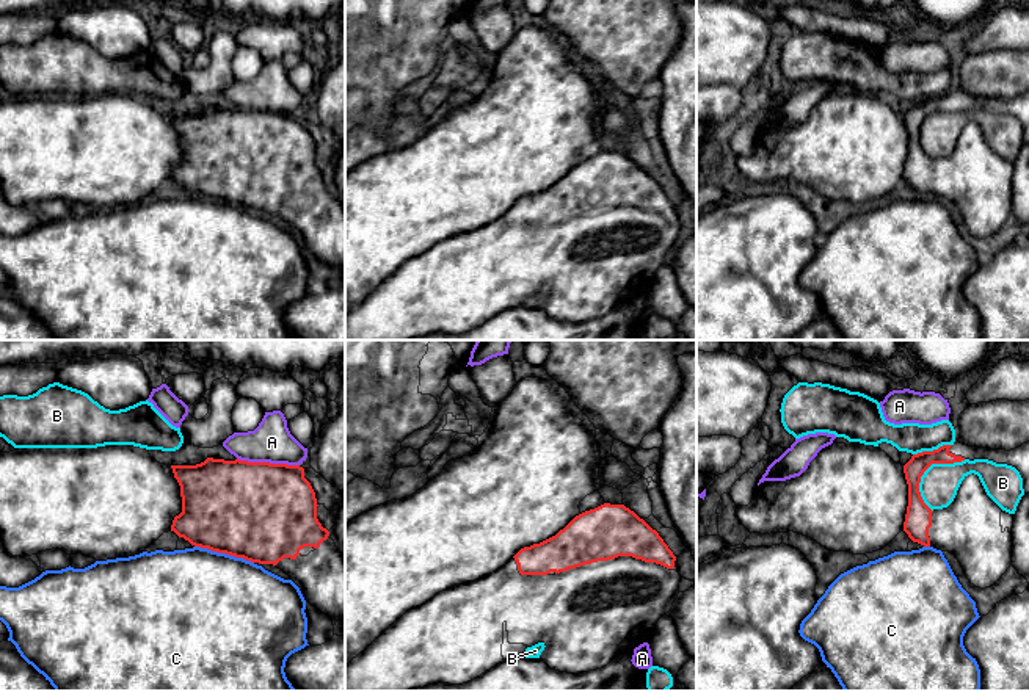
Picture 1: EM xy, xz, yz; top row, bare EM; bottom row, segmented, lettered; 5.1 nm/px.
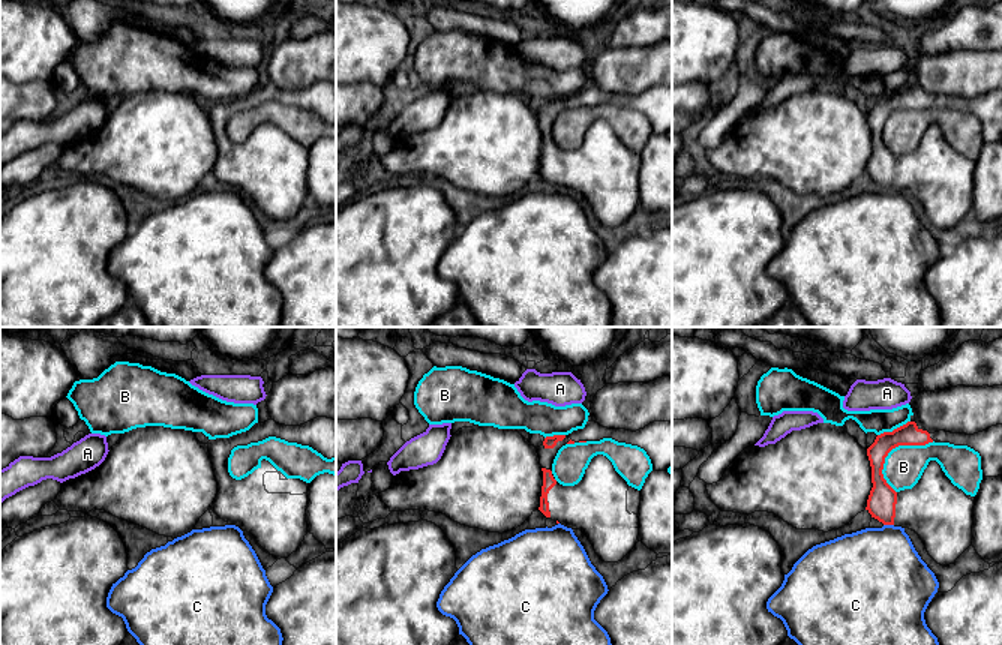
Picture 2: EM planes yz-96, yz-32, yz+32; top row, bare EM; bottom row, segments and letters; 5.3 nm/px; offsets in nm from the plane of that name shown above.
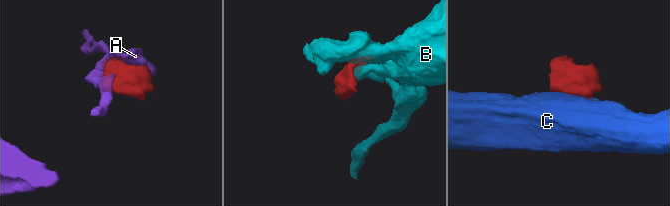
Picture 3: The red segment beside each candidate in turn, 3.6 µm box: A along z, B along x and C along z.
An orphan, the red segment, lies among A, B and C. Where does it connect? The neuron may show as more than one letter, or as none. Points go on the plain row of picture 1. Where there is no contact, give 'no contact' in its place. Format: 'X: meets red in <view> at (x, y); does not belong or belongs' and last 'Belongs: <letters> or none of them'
A: meets red in xy at (269, 112); does not belong
B: meets red in yz at (924, 119); does not belong
C: meets red in xy at (225, 201); does not belong
Belongs: none of them

